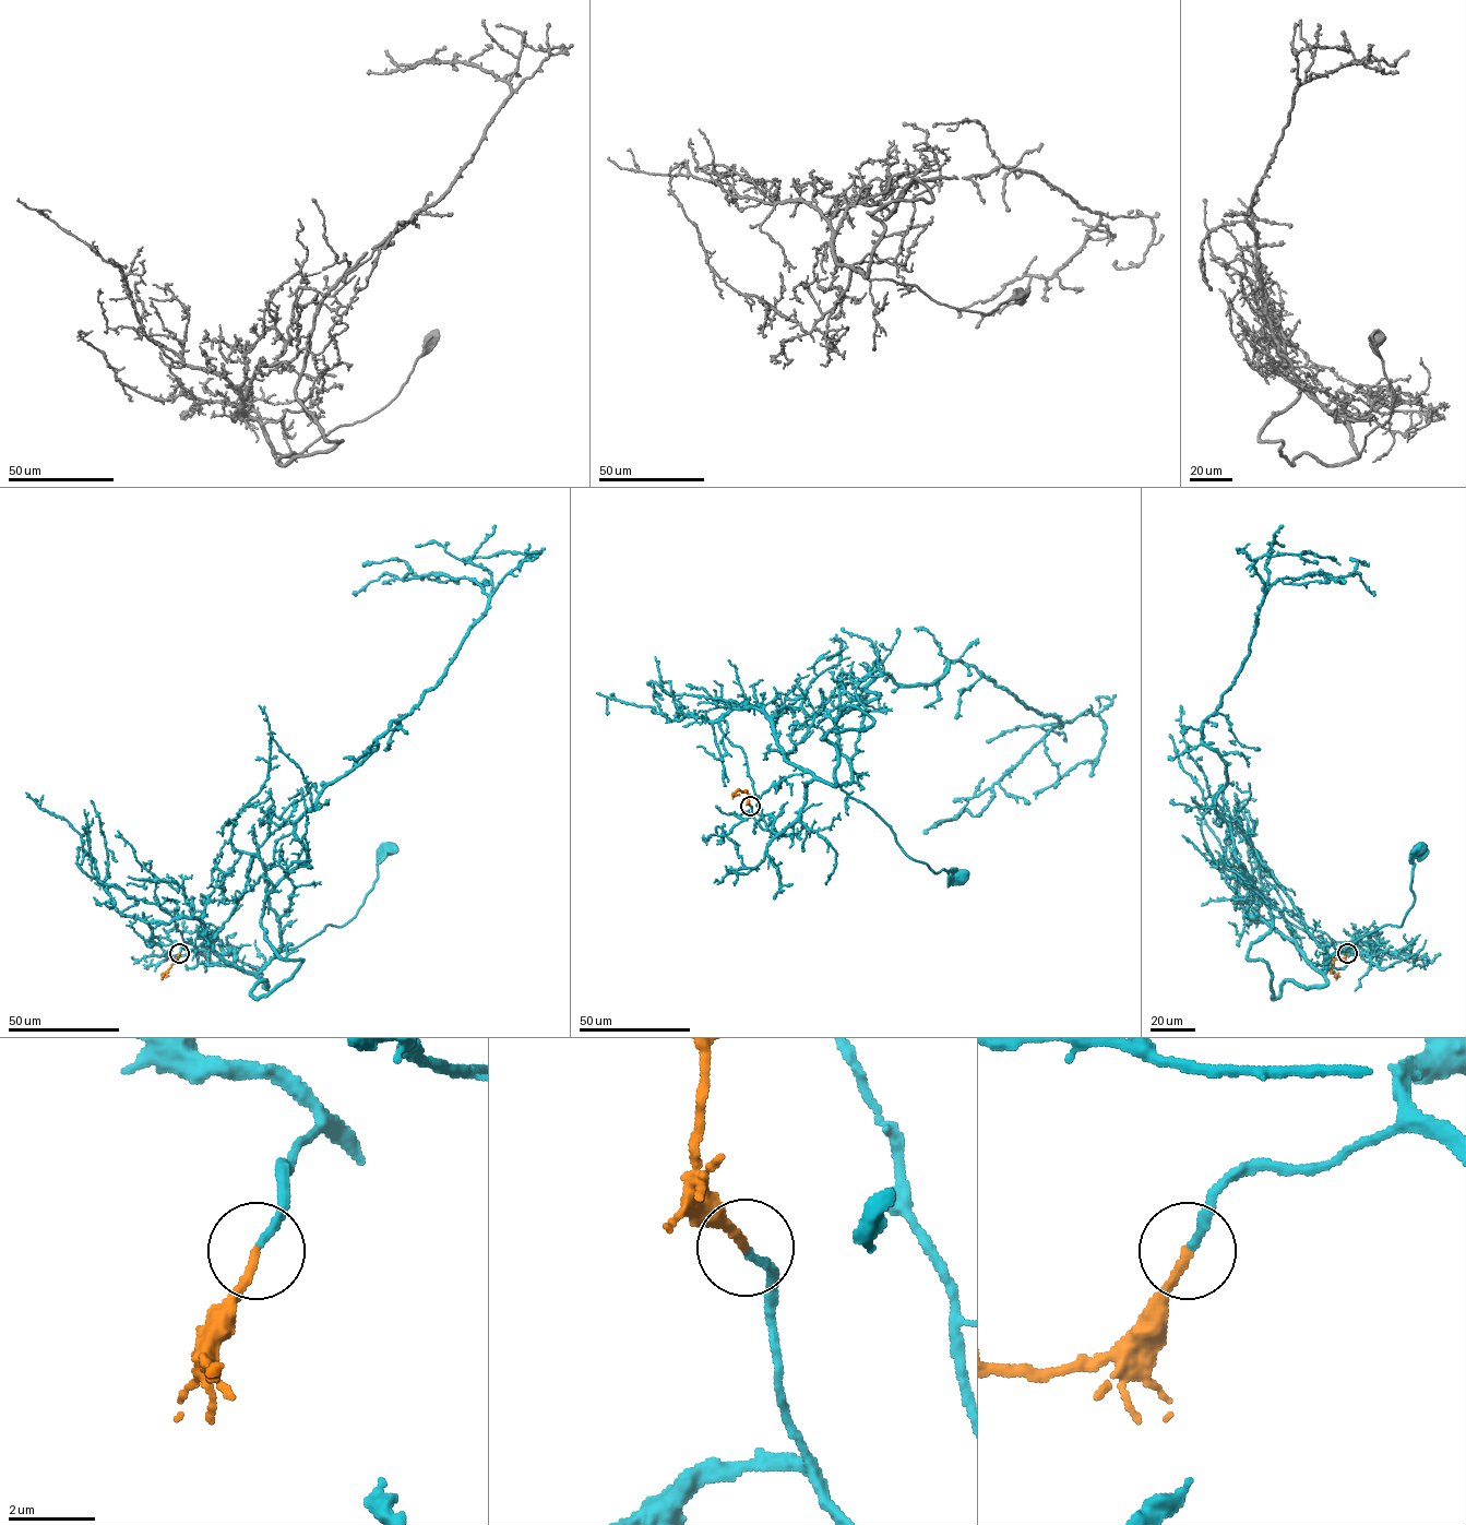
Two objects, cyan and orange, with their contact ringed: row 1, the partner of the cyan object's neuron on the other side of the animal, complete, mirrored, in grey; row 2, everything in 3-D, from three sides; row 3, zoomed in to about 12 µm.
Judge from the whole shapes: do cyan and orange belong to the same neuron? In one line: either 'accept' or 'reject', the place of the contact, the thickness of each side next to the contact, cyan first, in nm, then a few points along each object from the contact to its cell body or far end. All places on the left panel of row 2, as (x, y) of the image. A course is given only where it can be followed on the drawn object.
accept; at (179, 953); 180 nm thick on the cyan side, 200 nm on the other; cyan runs (179, 953), (234, 950), (237, 967), (258, 973), (328, 925), (345, 925), (390, 848); orange runs (179, 953), (163, 975), (168, 975)

